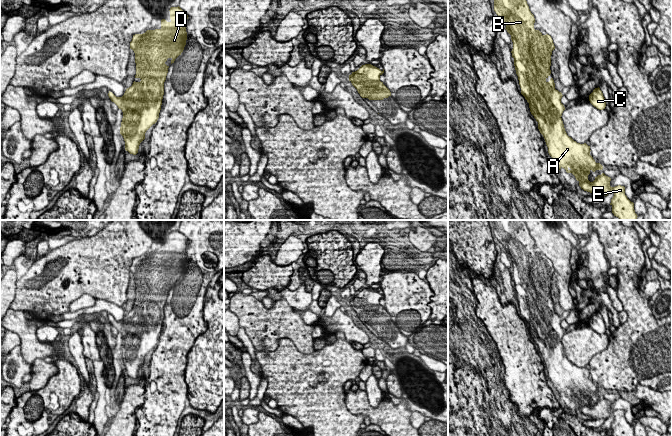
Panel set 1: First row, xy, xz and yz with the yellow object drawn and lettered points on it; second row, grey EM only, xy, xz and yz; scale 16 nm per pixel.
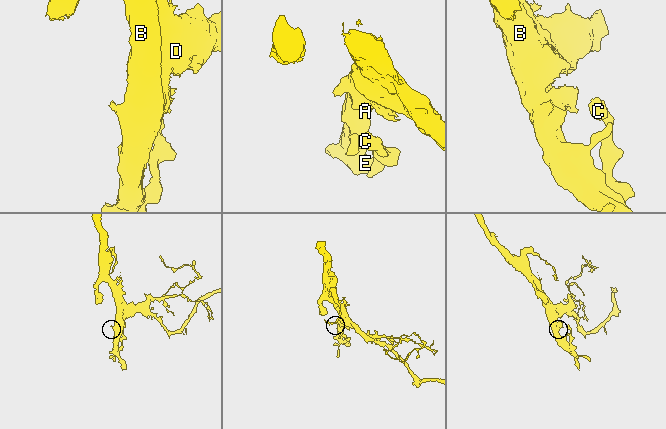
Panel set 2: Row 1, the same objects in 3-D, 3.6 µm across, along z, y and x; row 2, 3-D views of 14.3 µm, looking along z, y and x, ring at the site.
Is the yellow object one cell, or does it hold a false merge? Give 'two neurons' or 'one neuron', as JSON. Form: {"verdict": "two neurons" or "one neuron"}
{"verdict": "one neuron"}

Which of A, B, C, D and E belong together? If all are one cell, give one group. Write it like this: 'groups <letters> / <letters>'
groups A B C D E

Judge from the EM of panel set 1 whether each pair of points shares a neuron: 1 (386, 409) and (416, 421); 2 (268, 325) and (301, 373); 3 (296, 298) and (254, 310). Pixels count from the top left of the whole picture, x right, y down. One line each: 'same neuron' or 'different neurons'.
1: different neurons
2: different neurons
3: different neurons

